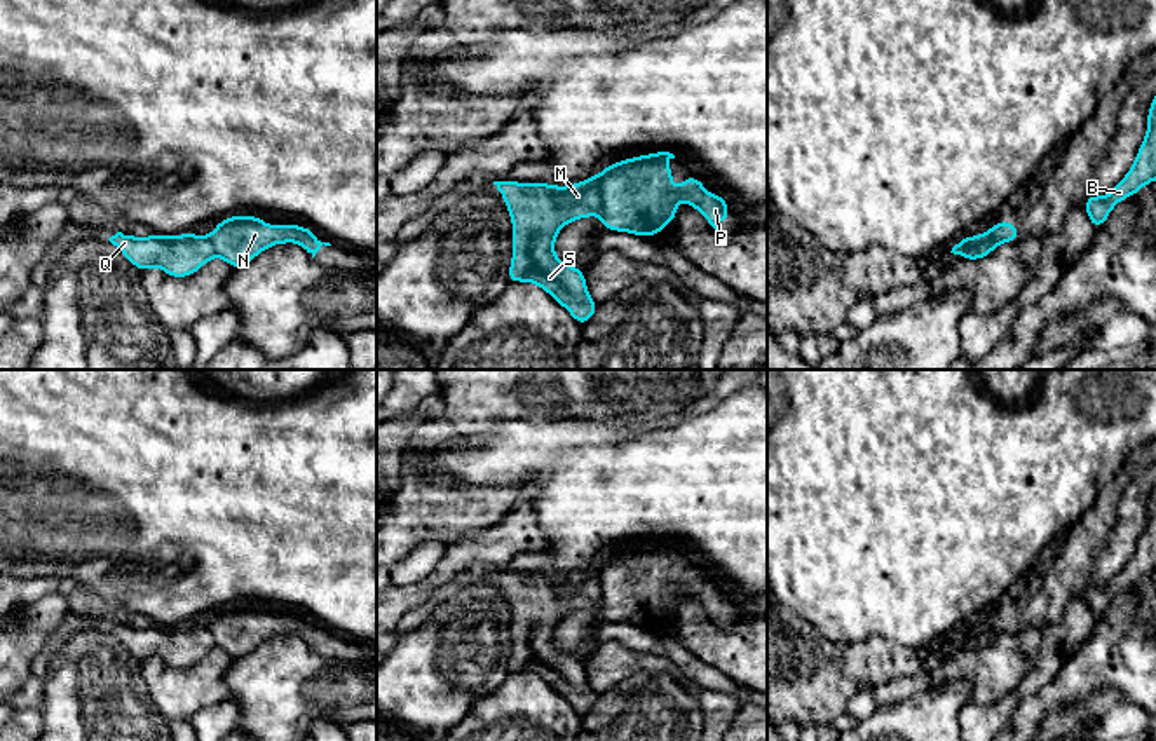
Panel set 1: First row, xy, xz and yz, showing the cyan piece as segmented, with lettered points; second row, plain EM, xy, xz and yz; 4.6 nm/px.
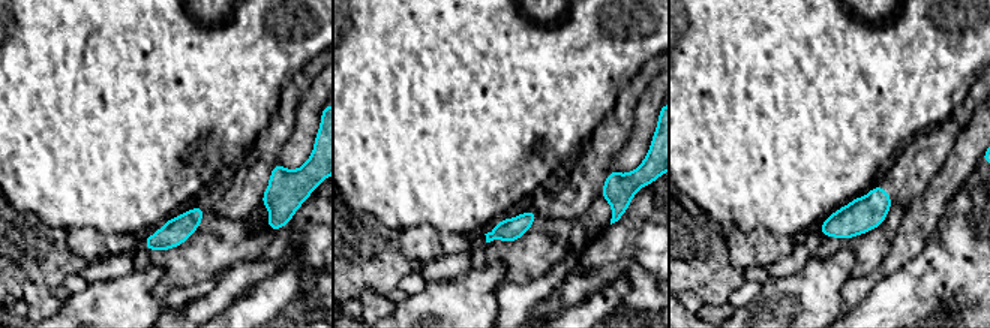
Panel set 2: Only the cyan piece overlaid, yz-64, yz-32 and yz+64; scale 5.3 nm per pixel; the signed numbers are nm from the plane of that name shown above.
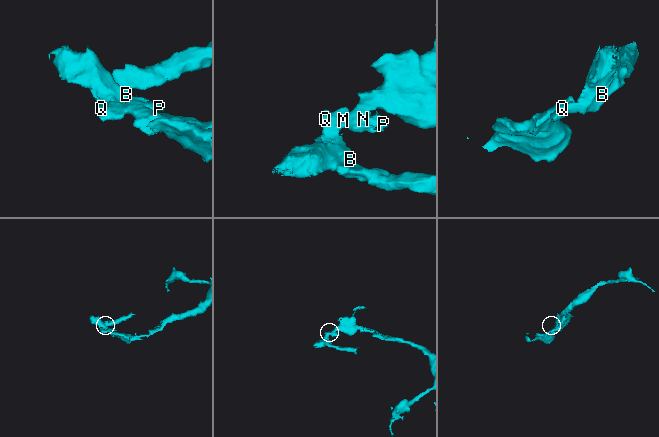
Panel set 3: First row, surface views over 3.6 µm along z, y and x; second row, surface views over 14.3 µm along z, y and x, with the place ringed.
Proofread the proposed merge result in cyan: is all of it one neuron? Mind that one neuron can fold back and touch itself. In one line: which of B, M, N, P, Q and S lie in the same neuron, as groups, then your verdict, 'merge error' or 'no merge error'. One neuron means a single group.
B M Q S / N P | merge error

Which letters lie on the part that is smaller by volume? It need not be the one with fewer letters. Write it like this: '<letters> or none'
B, M, Q, S

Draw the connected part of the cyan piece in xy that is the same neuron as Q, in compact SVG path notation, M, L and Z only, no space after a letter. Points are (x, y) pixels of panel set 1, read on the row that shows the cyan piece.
M117 232L108 239L141 272L160 267L171 277L188 277L206 265L216 253L209 237L180 234L164 237L133 237Z

